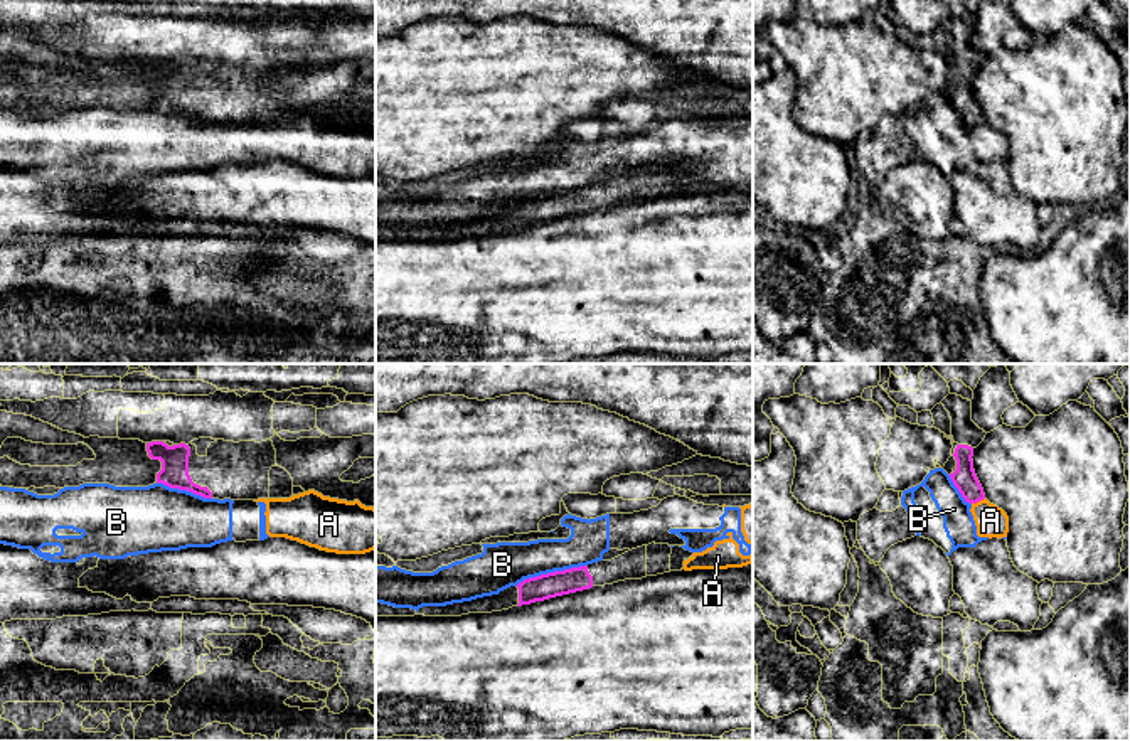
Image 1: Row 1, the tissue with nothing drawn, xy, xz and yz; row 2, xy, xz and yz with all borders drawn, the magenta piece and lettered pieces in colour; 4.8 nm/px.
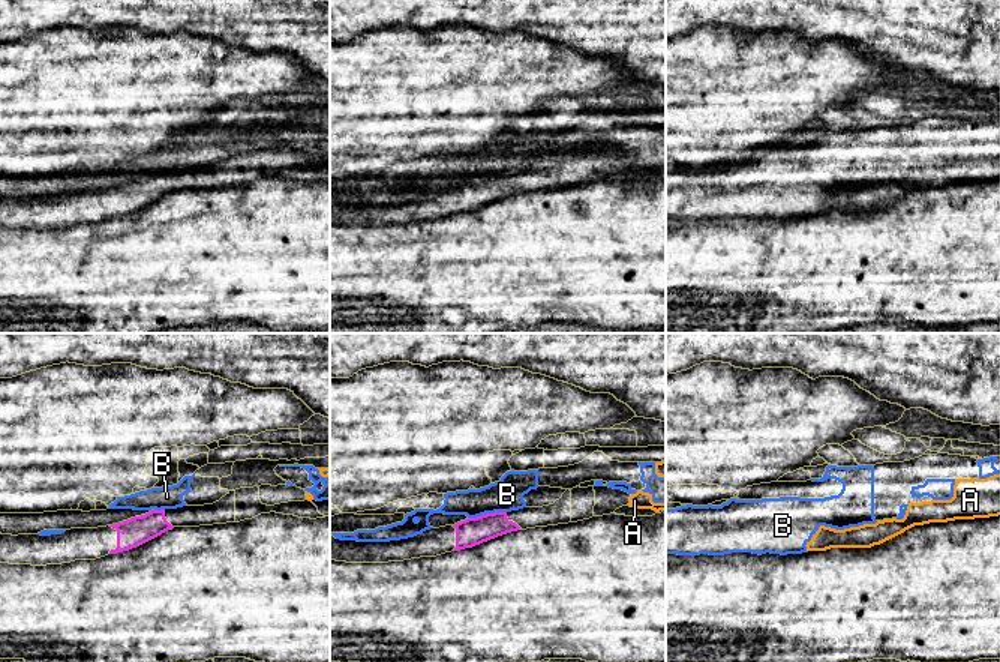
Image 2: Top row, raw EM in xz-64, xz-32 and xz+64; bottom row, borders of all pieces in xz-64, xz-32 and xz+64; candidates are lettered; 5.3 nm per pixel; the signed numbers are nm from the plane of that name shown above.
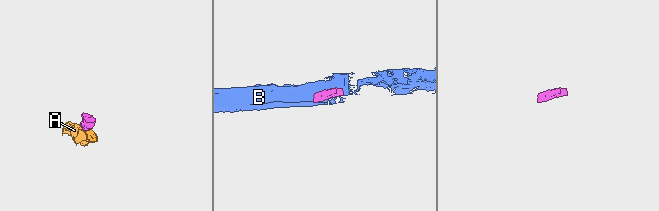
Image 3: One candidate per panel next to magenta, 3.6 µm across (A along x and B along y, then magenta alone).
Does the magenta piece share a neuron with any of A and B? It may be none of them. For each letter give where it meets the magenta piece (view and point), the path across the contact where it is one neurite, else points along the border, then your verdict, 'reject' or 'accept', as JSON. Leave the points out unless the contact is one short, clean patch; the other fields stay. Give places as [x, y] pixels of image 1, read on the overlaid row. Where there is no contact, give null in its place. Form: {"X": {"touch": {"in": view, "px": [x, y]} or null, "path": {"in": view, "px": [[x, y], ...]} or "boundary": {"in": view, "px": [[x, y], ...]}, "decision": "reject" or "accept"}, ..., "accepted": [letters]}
{"A": {"touch": {"in": "yz", "px": [977, 501]}, "boundary": {"in": "yz", "px": [[984, 497], [972, 504]]}, "decision": "reject"}, "B": {"touch": {"in": "xz", "px": [551, 573]}, "boundary": {"in": "xz", "px": [[586, 565], [541, 573], [524, 578], [516, 585]]}, "decision": "reject"}, "accepted": []}

